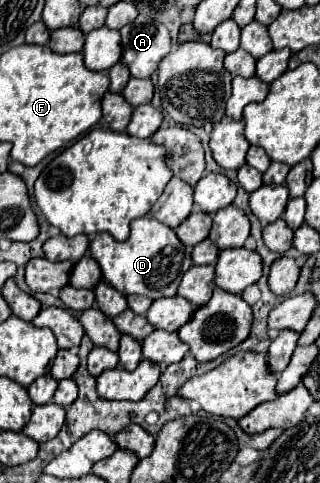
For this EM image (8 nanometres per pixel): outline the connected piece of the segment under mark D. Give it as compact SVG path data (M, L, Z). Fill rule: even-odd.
M138 217L126 241L116 241L110 233L96 233L90 241L90 255L98 261L104 279L124 295L146 295L150 299L174 297L182 275L194 265L192 249L186 247L176 233L154 217Z

